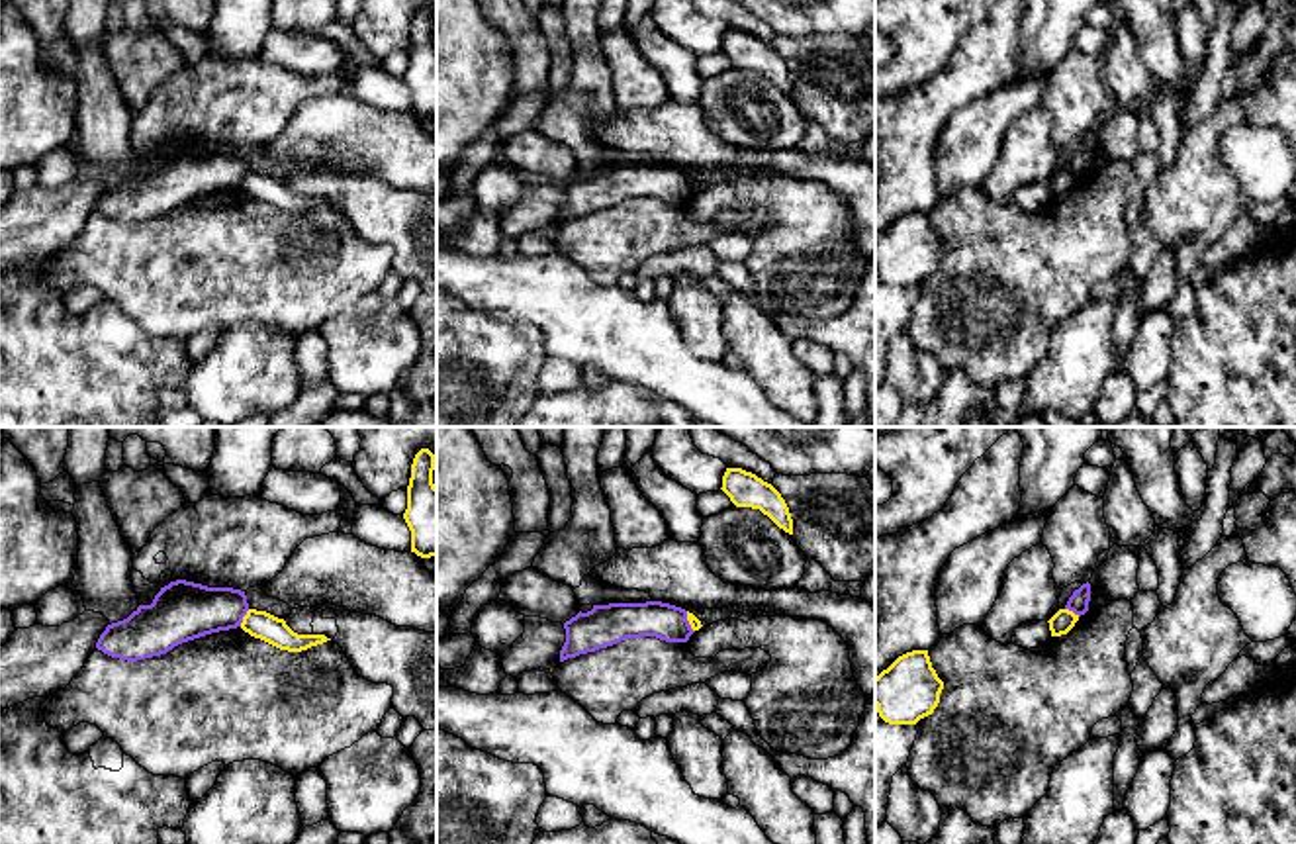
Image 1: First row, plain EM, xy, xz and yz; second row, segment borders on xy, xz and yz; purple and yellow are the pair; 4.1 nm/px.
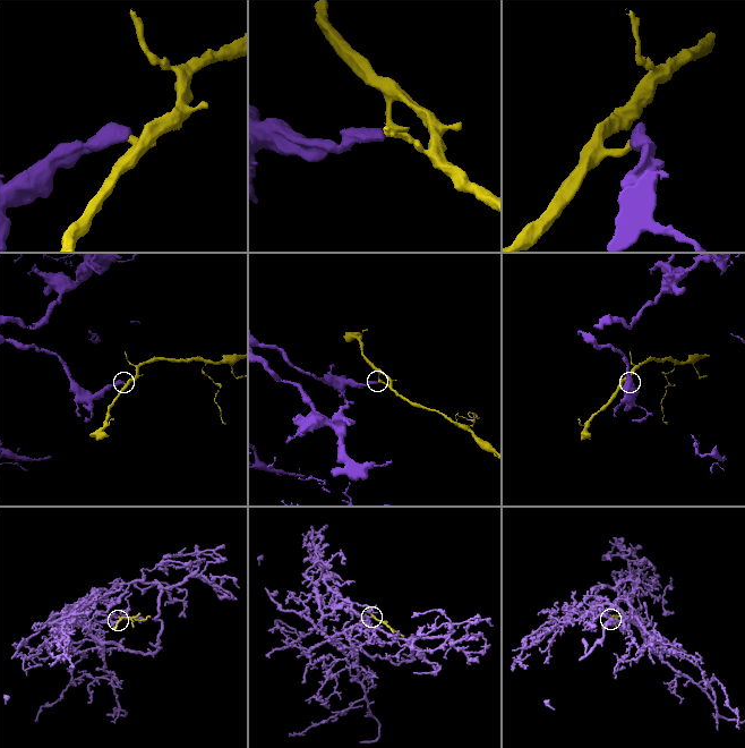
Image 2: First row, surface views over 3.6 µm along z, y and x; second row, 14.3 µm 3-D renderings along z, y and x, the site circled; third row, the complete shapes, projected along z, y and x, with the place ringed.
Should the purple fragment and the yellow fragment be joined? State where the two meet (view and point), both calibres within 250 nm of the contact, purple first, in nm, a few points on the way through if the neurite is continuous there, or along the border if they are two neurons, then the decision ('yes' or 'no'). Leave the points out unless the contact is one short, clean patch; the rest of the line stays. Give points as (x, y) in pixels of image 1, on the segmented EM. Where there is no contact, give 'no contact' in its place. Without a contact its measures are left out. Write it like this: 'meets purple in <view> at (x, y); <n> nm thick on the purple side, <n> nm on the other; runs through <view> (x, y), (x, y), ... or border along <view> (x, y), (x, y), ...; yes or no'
meets purple in xy at (243, 615); 240 nm thick on the purple side, 120 nm on the other; border along xy (249, 609), (239, 625); no

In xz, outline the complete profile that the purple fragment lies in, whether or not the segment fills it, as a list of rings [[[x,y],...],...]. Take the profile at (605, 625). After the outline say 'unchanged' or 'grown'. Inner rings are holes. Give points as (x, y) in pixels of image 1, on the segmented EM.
[[[662,601],[593,605],[564,623],[566,642],[560,662],[613,646],[626,638],[656,636],[666,642],[687,642],[695,633],[687,611]]]; unchanged

